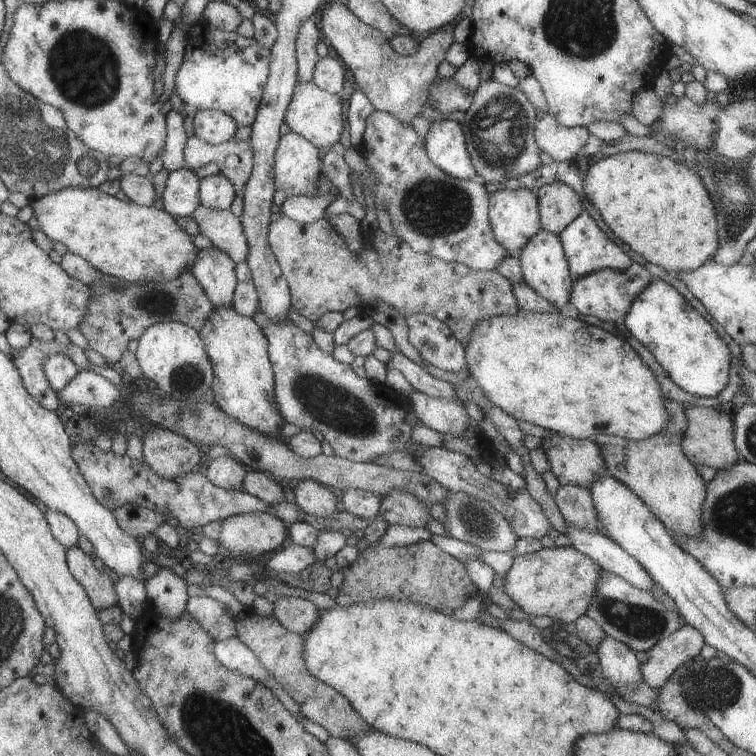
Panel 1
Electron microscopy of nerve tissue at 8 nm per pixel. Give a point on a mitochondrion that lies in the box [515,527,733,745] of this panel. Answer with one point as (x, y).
(640, 622)

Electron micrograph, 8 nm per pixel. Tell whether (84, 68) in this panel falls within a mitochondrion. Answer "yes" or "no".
yes

